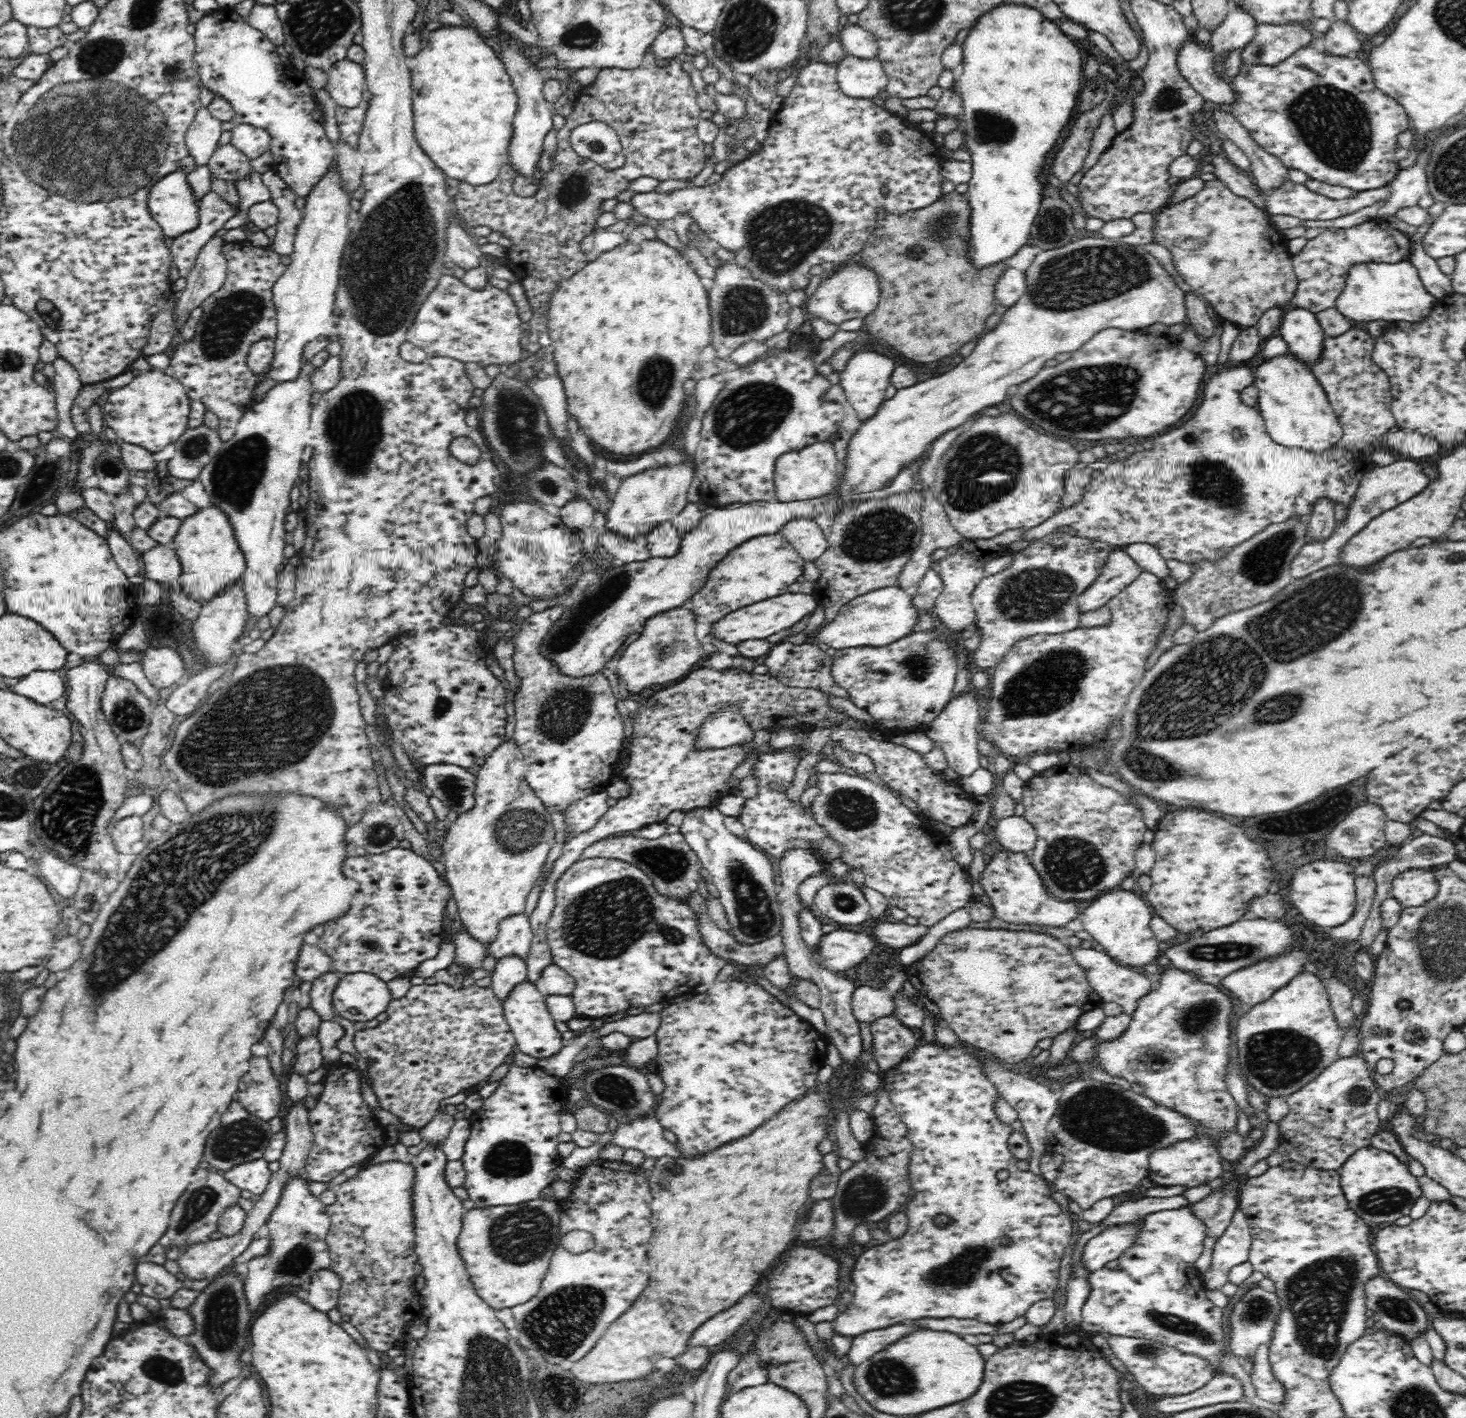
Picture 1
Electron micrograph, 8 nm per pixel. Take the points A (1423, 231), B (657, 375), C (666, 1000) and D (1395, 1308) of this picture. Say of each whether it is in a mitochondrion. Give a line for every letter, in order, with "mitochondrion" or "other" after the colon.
A: other
B: mitochondrion
C: other
D: mitochondrion

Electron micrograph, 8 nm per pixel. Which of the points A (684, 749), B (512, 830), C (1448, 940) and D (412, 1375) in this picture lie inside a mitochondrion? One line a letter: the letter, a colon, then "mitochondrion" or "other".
A: other
B: mitochondrion
C: mitochondrion
D: other

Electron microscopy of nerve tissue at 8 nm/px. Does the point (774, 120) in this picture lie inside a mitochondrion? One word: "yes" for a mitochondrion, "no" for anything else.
no

